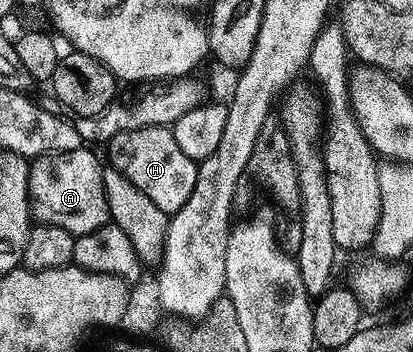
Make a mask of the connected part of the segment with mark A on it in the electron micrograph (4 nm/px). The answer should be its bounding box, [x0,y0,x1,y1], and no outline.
[27,146,108,237]

